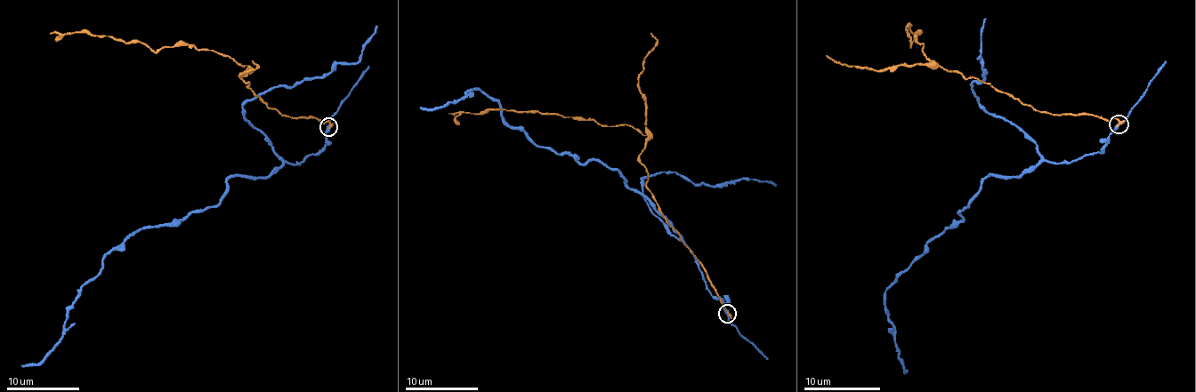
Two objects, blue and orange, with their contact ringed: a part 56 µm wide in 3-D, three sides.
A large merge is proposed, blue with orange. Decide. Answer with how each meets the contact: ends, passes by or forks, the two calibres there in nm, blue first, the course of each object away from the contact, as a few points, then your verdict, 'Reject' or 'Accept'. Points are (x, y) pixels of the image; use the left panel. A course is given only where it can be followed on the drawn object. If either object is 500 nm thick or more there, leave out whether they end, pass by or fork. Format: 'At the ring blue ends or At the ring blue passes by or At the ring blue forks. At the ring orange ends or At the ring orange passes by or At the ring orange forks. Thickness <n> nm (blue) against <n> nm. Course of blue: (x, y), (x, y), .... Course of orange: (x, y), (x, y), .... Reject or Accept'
At the ring blue passes by. At the ring orange ends. Thickness 260 nm (blue) against 320 nm. Course of blue: (329, 127), (300, 164), (232, 176), (215, 205), (113, 248), (61, 339), (21, 366). Course of orange: (329, 127), (269, 107), (241, 77), (248, 67), (230, 58), (60, 37). Reject

